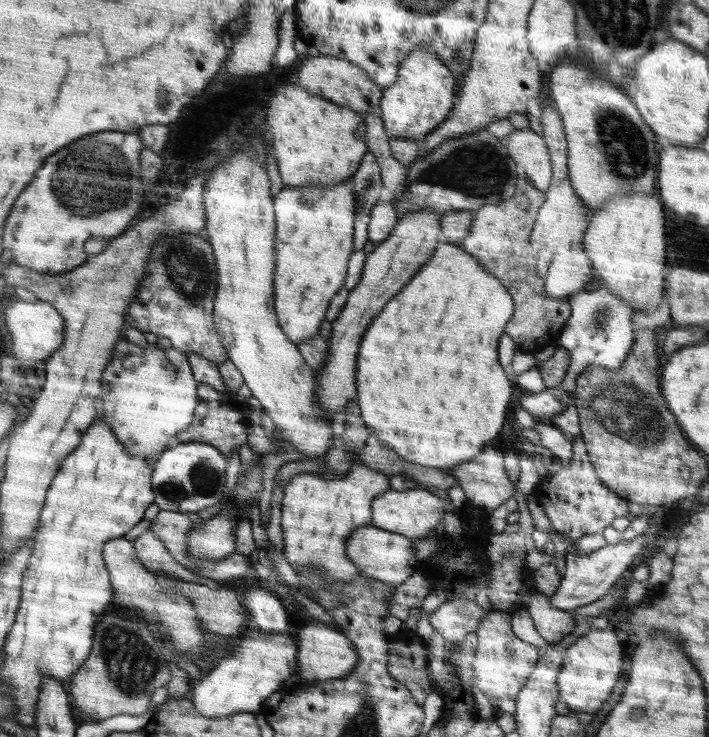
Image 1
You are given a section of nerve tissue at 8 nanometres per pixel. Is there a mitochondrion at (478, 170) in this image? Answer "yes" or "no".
yes

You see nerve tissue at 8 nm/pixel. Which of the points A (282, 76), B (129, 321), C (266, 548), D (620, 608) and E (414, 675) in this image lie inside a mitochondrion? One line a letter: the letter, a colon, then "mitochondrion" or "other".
A: other
B: other
C: other
D: other
E: other

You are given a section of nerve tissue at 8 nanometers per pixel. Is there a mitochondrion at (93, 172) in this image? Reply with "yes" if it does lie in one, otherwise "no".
yes

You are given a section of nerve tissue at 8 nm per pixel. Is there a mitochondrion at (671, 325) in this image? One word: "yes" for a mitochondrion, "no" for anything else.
no

